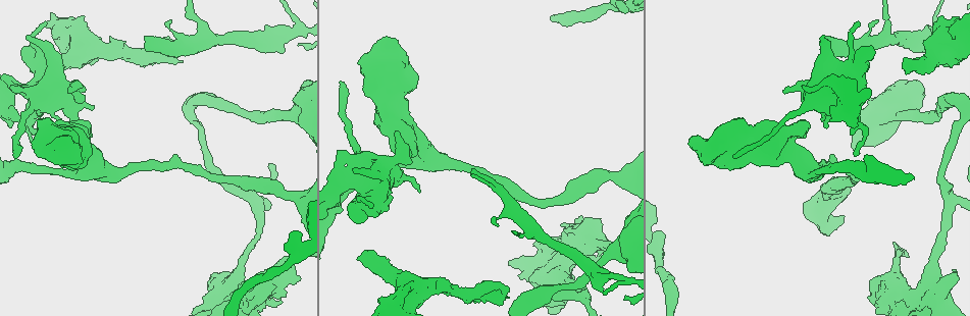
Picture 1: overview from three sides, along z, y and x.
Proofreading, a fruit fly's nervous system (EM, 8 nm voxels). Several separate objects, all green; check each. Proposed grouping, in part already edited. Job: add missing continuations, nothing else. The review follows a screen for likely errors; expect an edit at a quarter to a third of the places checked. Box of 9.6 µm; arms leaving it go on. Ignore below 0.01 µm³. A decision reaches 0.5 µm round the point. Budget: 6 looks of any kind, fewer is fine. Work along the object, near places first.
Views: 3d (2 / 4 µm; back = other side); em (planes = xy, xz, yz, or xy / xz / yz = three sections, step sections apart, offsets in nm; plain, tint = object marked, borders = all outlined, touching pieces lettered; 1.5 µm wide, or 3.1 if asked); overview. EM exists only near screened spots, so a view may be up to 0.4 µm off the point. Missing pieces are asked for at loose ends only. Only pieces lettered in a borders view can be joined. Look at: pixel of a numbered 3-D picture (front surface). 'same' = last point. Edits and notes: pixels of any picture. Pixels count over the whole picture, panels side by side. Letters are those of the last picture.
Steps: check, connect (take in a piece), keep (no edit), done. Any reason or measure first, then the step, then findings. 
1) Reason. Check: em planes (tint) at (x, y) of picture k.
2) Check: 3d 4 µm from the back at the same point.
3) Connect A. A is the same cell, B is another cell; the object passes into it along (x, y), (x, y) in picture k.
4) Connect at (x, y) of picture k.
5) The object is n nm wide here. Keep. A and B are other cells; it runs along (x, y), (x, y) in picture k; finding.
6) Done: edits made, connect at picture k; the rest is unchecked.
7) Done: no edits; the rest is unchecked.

End of a long branch. Check: 3d 4 µm at (12, 154) of picture 1.

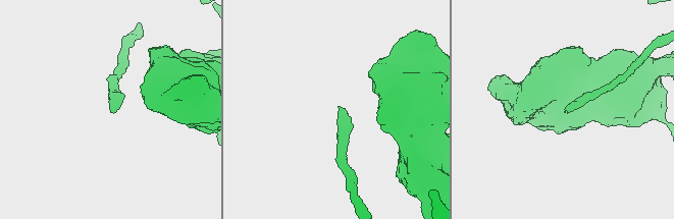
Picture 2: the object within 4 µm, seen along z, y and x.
Now the EM. Check: em planes (plain) at (338, 107) of picture 2.

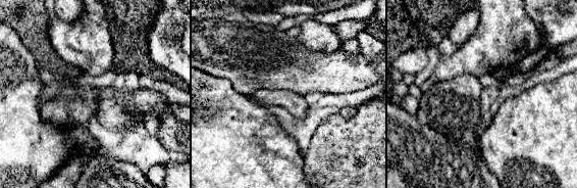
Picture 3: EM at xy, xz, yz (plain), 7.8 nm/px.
See the neighbours. Check: em planes (borders) at the same point.

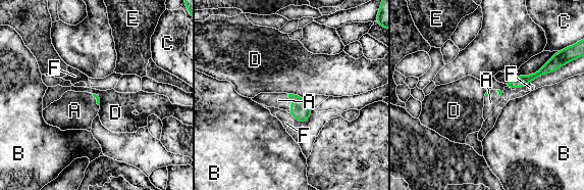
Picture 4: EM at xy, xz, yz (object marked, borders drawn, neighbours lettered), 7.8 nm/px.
Connect A. A is the same cell, B, C, D, E and F are other cells; the object passes into it along (301, 110), (292, 101), (278, 100) in picture 4; it goes on there.

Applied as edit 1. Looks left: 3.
Check: em planes (tint) at (411, 290) of picture 1.

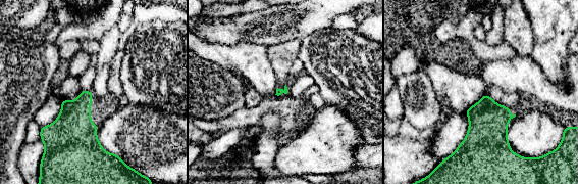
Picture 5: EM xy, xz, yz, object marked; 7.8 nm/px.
What lies round it. Check: em planes (borders) at the same point.

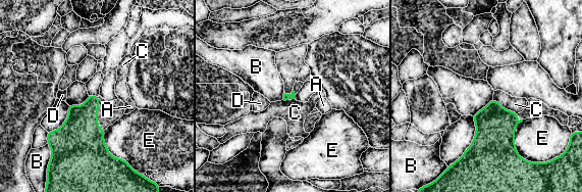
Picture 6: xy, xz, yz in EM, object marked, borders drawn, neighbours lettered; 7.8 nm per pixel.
The longest contact is with E, 320 nm. Keep. A, B, C, D and E are other cells; a border runs along (493, 97), (504, 107), (517, 113) in picture 6; no lettered piece goes on from it.

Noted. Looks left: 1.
Done: edits made, connect at picture 4; the rest is unchecked.

